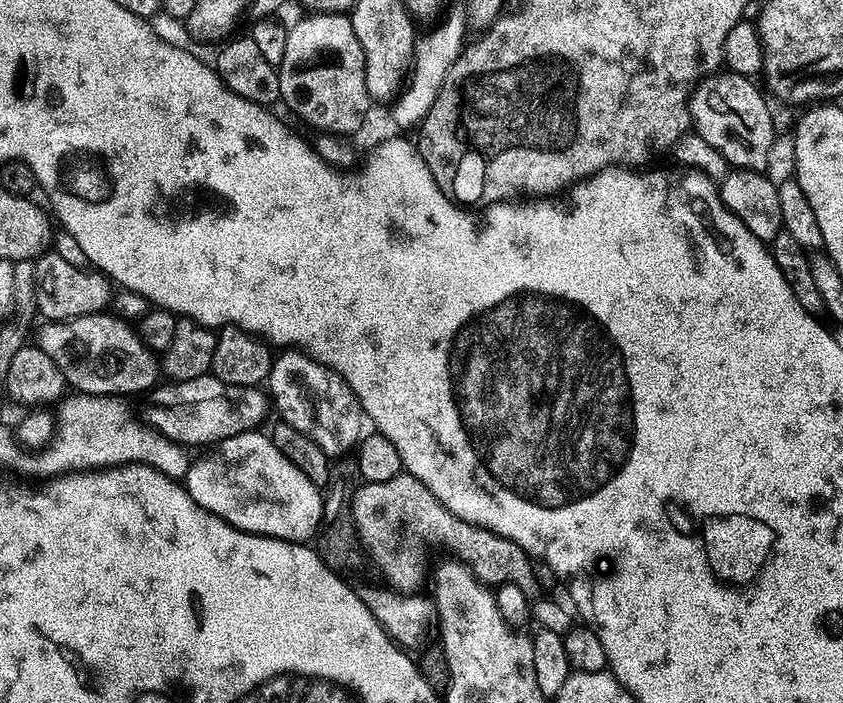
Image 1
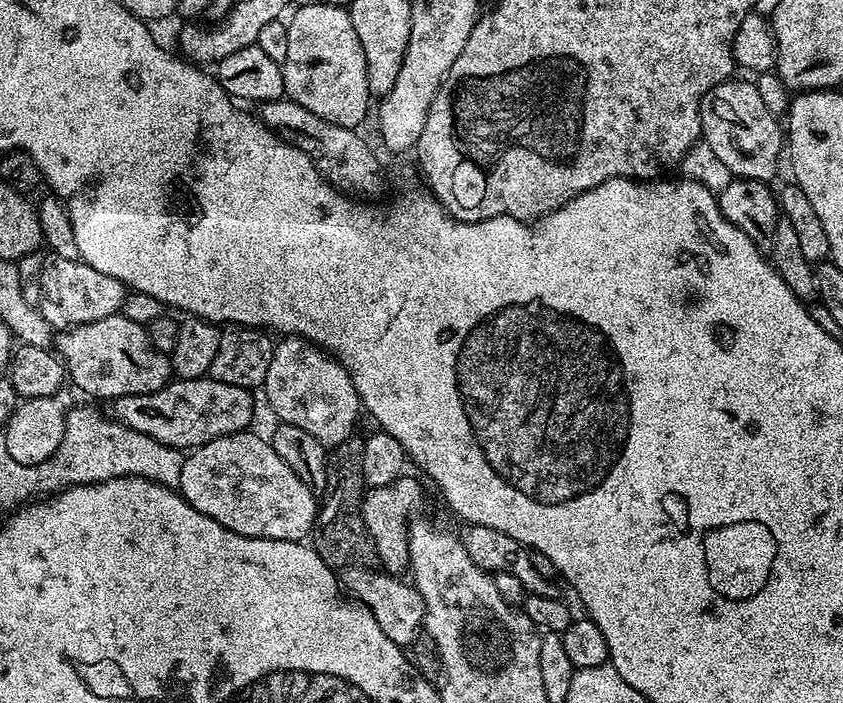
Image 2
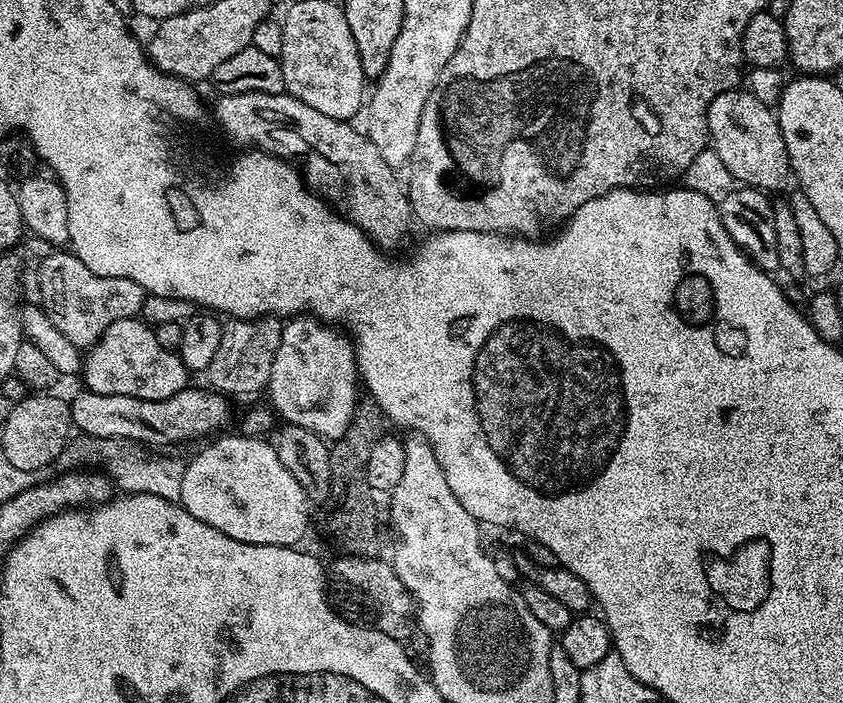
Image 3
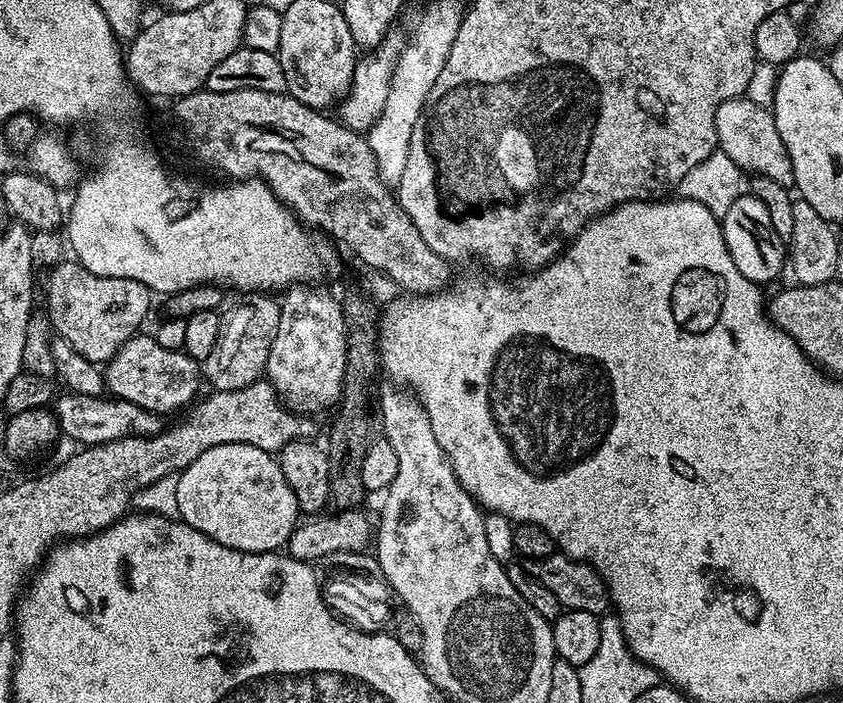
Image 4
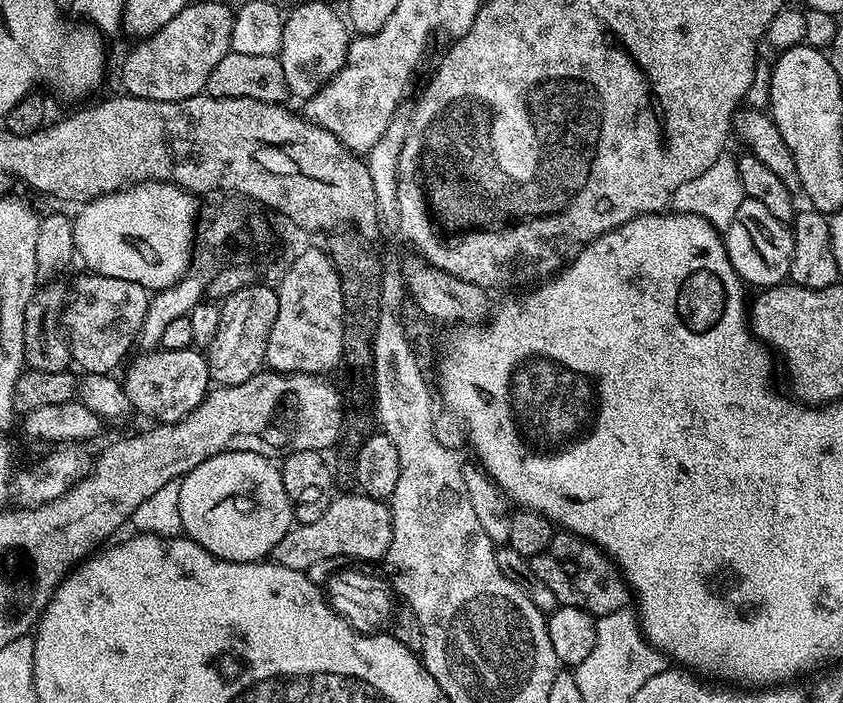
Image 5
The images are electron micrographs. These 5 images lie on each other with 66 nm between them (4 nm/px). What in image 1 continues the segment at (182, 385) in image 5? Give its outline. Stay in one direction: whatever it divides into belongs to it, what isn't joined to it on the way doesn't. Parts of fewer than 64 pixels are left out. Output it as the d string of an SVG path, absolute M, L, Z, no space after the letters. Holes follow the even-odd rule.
M107 311L95 312L73 320L50 320L41 325L35 343L43 352L50 354L50 358L54 358L54 366L62 370L65 385L69 389L95 396L132 398L135 392L144 394L157 387L161 379L162 364L157 353L141 340L139 331L129 321L121 320L115 314L109 314Z

